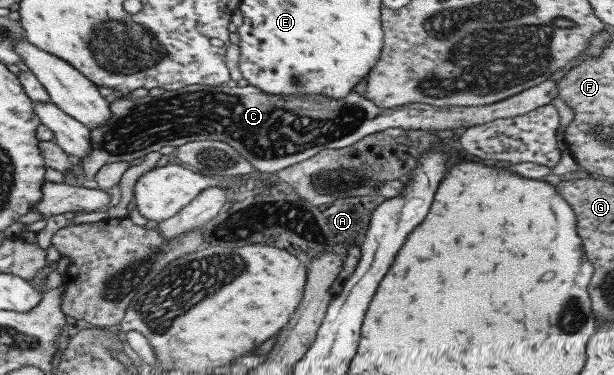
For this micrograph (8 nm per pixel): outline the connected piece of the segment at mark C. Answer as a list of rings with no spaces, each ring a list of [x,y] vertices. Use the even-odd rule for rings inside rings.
[[[544,81],[527,88],[518,94],[499,100],[495,103],[467,107],[436,107],[424,103],[406,104],[394,108],[378,108],[371,100],[366,100],[354,90],[348,92],[340,100],[330,100],[326,96],[304,94],[303,96],[270,96],[254,86],[238,87],[235,84],[223,85],[191,85],[178,90],[164,91],[156,97],[146,95],[142,98],[130,97],[115,98],[110,104],[110,120],[100,124],[98,128],[90,128],[88,138],[91,144],[90,155],[84,156],[76,167],[82,172],[82,179],[93,180],[95,172],[106,163],[130,162],[146,154],[157,152],[164,146],[174,147],[186,142],[200,140],[216,140],[228,144],[248,161],[250,166],[258,172],[276,173],[282,168],[298,164],[318,152],[329,149],[340,149],[358,143],[361,138],[373,132],[380,132],[387,128],[405,128],[412,130],[425,130],[447,132],[454,128],[468,128],[476,124],[484,124],[496,118],[512,118],[522,116],[530,110],[550,104],[557,97],[555,81]]]

